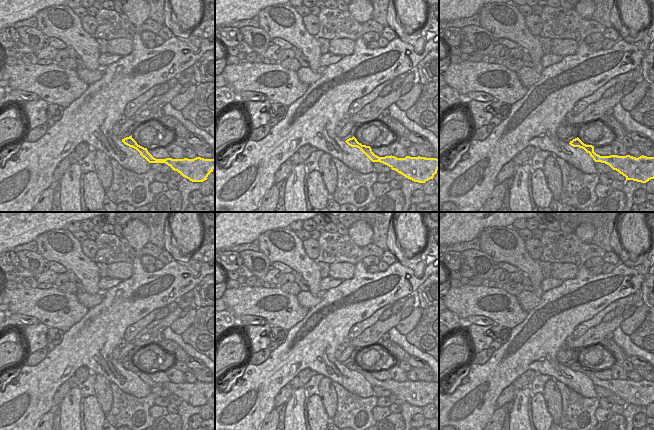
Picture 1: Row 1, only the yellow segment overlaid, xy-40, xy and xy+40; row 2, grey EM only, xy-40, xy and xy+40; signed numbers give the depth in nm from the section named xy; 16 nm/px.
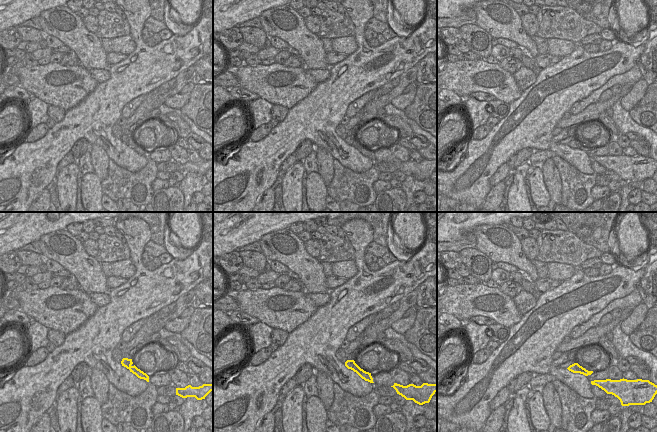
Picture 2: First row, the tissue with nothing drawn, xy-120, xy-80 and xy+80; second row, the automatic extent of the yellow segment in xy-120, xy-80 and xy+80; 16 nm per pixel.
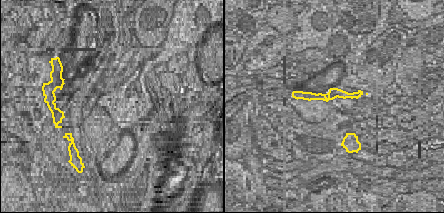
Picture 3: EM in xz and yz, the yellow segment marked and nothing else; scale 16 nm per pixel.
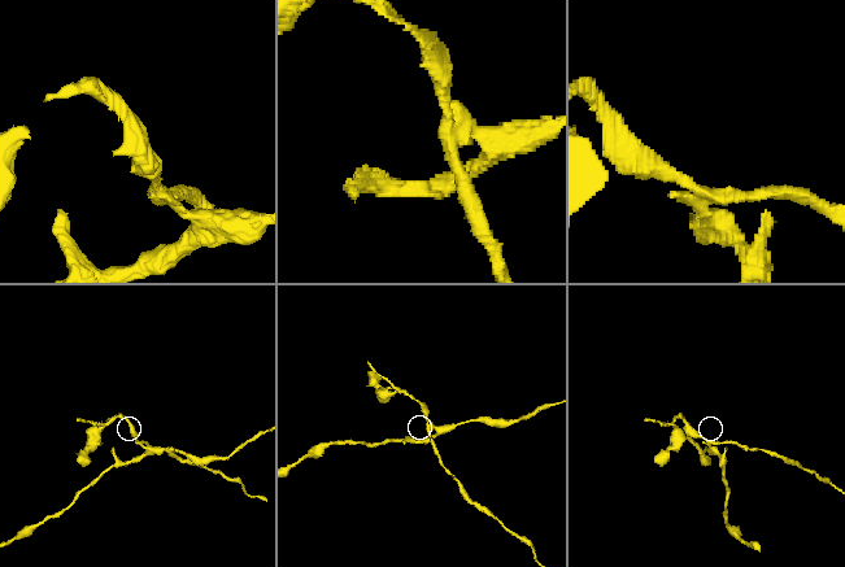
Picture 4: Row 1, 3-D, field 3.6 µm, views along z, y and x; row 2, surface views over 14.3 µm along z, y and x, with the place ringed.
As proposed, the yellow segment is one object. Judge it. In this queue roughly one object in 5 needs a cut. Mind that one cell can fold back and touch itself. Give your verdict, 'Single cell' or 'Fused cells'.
Fused cells.

